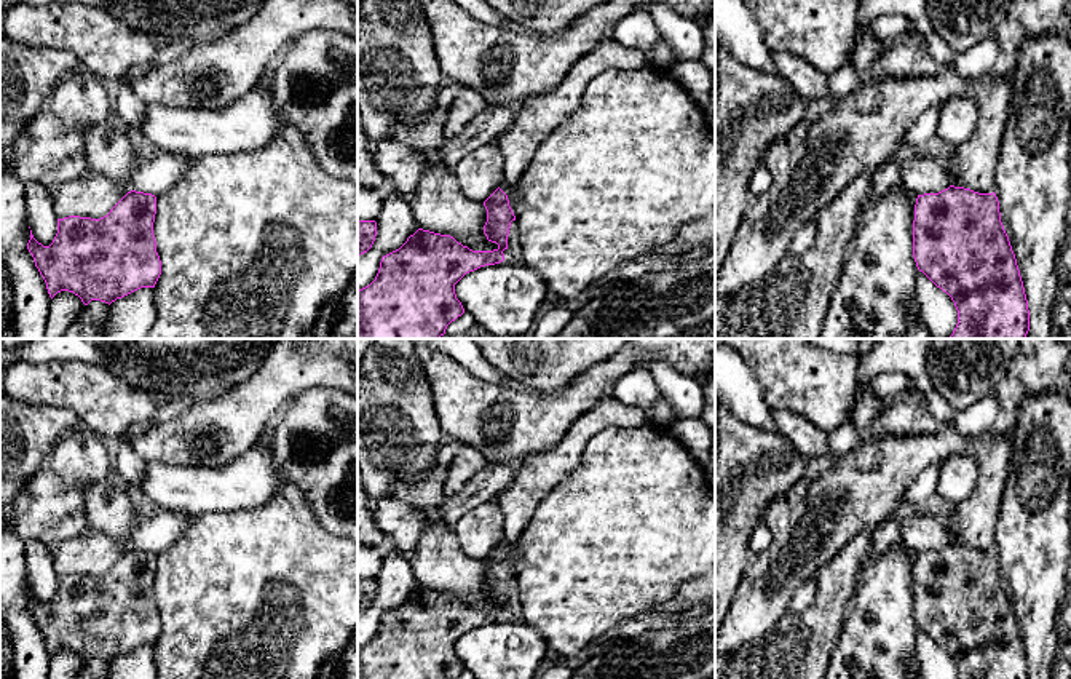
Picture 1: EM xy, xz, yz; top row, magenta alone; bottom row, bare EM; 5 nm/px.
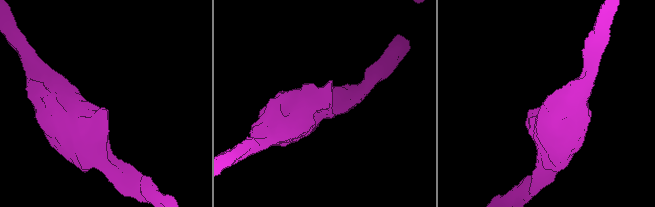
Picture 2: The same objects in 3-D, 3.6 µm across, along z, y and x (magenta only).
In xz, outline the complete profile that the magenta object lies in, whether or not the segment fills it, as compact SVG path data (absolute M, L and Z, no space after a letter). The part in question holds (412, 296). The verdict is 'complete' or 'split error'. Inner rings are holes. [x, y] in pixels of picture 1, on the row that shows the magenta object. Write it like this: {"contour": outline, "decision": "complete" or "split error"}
{"contour": "M498 187L484 206L484 233L498 248L472 251L450 235L418 228L399 249L381 257L373 281L358 289L358 339L439 339L445 334L447 326L464 313L455 284L469 272L504 260L509 227L516 220L508 195Z", "decision": "complete"}

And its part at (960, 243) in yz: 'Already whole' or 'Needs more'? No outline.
Already whole

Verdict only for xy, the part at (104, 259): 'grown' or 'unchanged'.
unchanged

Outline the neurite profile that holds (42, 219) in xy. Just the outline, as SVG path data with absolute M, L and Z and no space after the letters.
M30 182L26 185L26 206L34 238L43 246L49 246L57 233L54 195L43 185Z

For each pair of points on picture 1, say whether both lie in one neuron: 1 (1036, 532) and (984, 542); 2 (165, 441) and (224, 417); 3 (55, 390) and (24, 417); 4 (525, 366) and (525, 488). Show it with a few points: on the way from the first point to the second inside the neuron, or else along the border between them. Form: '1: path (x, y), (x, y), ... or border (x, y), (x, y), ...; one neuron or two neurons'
1: border (1003, 504), (995, 526), (995, 550); two neurons
2: path (179, 441), (209, 422); one neuron
3: border (16, 400), (26, 405), (61, 406), (74, 412); two neurons
4: border (559, 440), (553, 448), (532, 454), (522, 462); two neurons

